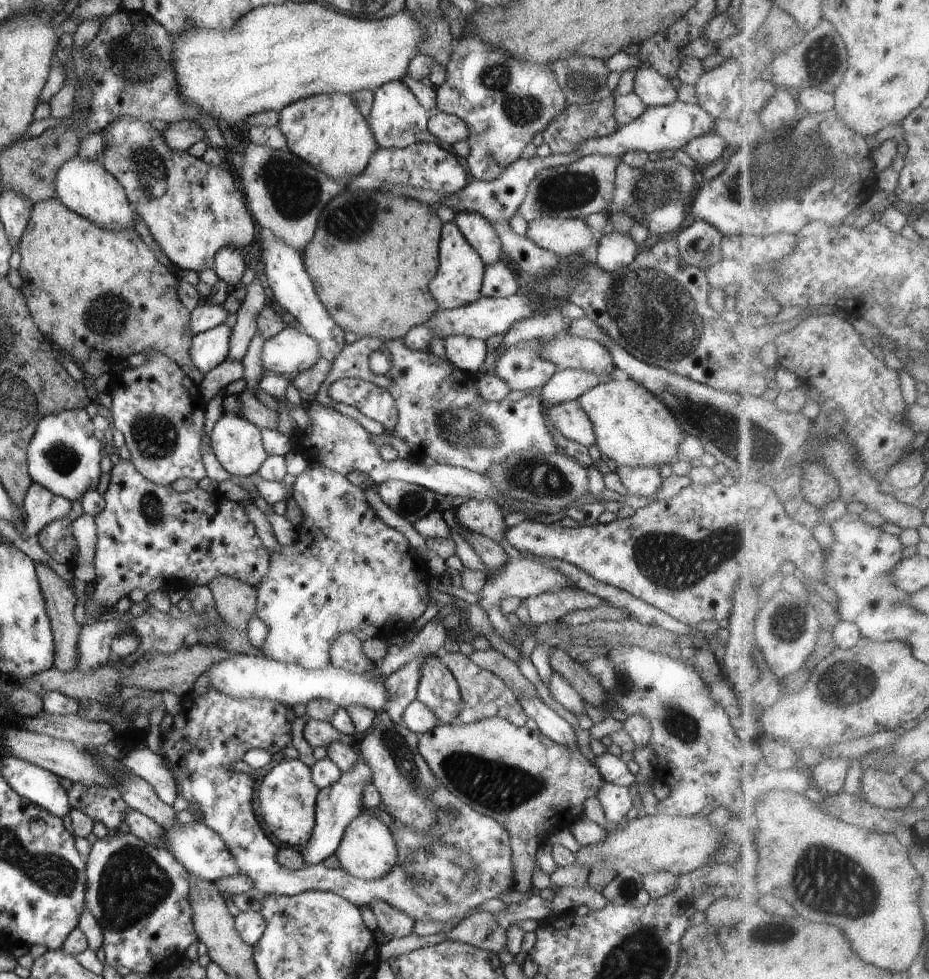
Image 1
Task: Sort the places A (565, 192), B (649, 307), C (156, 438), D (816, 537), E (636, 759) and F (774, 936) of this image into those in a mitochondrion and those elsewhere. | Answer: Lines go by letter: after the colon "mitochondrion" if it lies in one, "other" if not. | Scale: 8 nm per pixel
A: mitochondrion
B: mitochondrion
C: mitochondrion
D: other
E: other
F: mitochondrion

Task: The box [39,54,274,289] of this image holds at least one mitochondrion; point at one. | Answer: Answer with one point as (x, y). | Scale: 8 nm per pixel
(149, 168)

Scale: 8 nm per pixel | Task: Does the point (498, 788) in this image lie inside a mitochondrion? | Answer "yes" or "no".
yes

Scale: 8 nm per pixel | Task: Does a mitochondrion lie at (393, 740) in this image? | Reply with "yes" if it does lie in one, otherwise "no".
yes

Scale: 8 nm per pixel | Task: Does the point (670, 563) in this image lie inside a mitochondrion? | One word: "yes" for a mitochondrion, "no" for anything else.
yes

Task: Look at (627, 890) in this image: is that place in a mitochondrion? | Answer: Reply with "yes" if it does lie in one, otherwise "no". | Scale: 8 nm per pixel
yes

